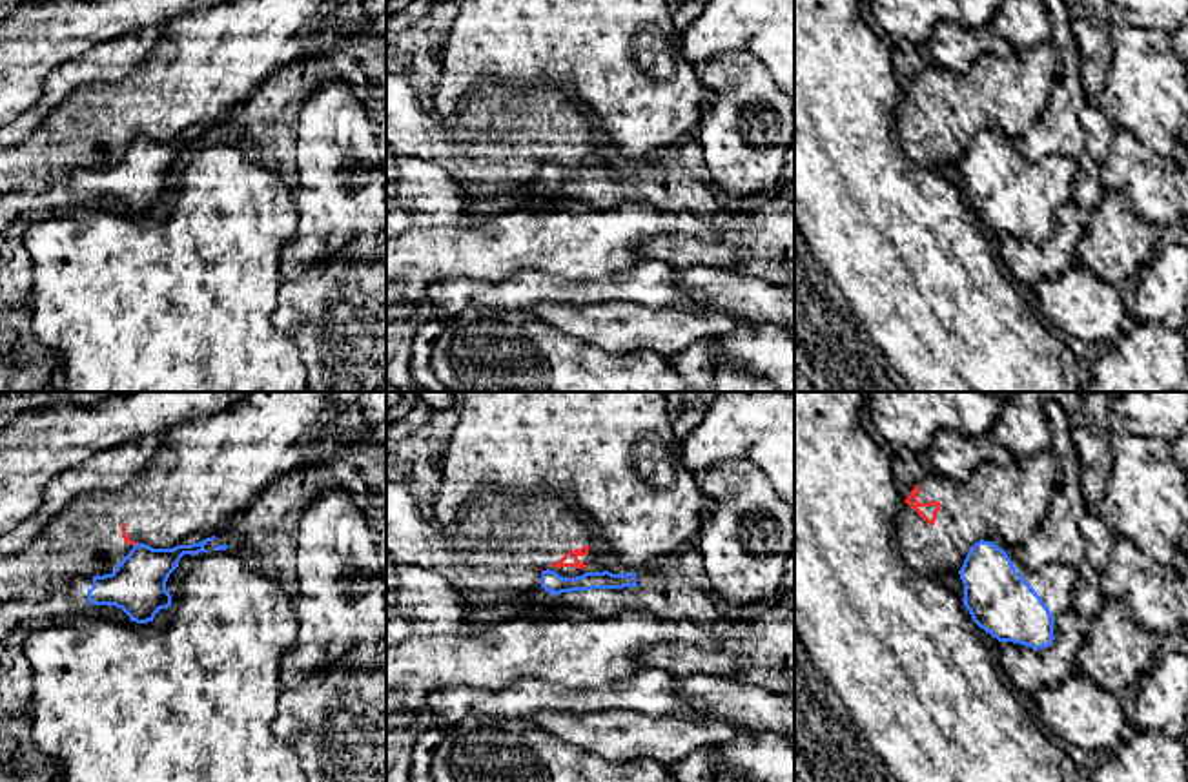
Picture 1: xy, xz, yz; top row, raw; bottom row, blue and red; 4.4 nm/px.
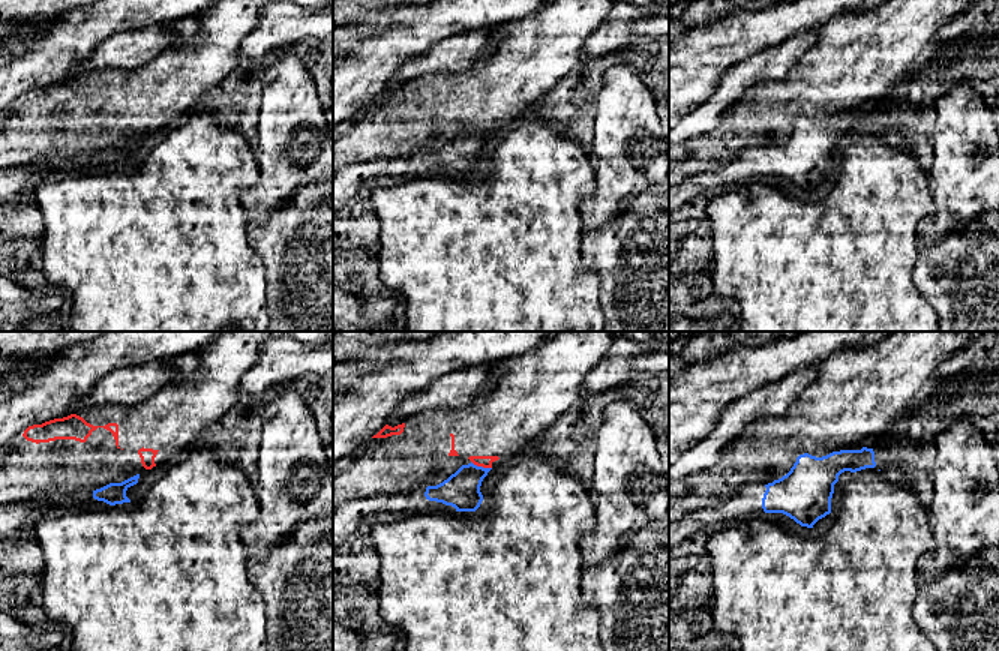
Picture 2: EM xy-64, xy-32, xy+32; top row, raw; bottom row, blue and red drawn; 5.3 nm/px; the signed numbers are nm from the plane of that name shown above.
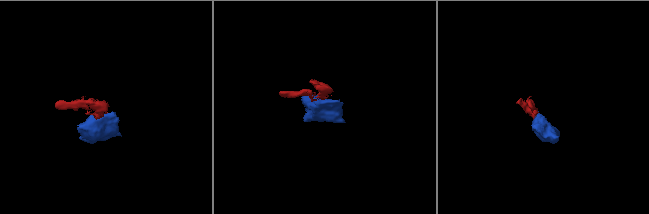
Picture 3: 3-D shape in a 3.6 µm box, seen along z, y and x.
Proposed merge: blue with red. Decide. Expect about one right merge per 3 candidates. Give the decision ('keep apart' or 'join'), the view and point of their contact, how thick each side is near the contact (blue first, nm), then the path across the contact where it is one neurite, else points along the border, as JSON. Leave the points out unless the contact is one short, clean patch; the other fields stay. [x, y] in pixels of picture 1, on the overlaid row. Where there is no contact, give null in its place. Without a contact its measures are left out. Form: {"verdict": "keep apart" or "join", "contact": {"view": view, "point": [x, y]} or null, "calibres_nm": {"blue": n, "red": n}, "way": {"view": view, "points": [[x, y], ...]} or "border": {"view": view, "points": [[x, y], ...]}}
{"verdict": "keep apart", "contact": {"view": "xy", "point": [137, 544]}, "calibres_nm": {"blue": 240, "red": 30}, "border": {"view": "xy", "points": [[137, 542], [133, 545]]}}

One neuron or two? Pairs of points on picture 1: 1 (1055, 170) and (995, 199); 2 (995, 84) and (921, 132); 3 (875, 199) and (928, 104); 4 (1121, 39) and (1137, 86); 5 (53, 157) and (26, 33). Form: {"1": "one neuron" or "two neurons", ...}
{"1": "one neuron", "2": "one neuron", "3": "two neurons", "4": "one neuron", "5": "two neurons"}

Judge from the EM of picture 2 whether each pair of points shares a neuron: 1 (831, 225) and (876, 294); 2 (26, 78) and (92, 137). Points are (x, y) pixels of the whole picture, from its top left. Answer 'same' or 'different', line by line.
1: same
2: different

